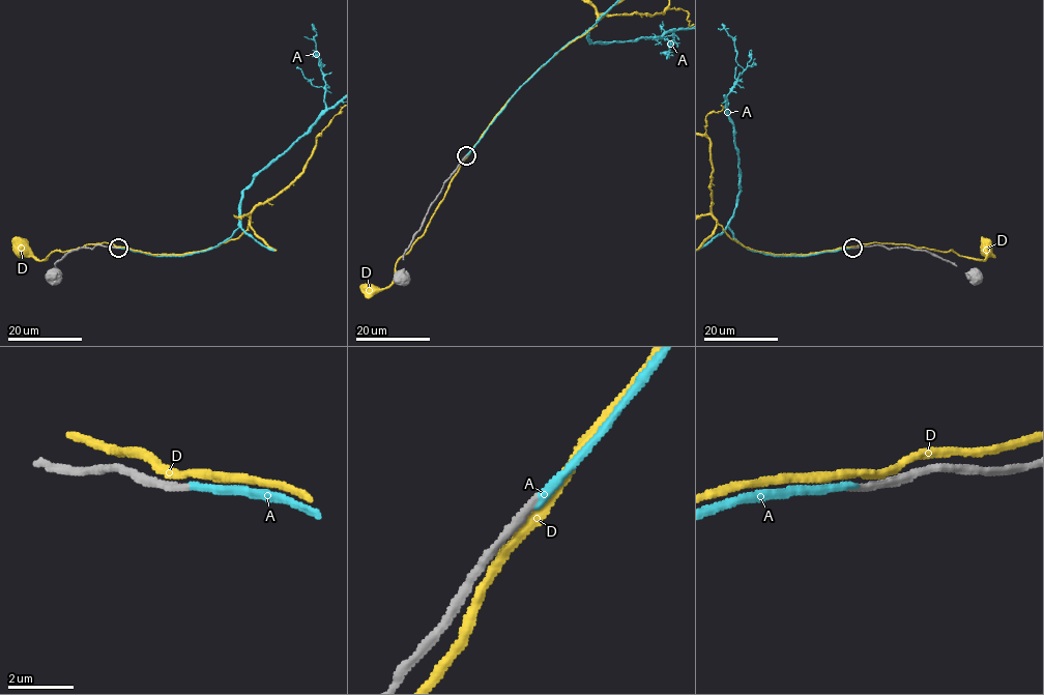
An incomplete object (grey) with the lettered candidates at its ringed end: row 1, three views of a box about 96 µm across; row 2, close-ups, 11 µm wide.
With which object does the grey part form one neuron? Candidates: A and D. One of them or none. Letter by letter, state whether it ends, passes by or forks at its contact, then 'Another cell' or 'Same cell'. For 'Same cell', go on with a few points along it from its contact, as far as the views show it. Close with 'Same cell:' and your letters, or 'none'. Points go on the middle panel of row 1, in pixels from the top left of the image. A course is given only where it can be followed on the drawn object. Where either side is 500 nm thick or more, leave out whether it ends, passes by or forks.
A: It ends there. Same cell
D: It passes by. Another cell
Same cell: A

